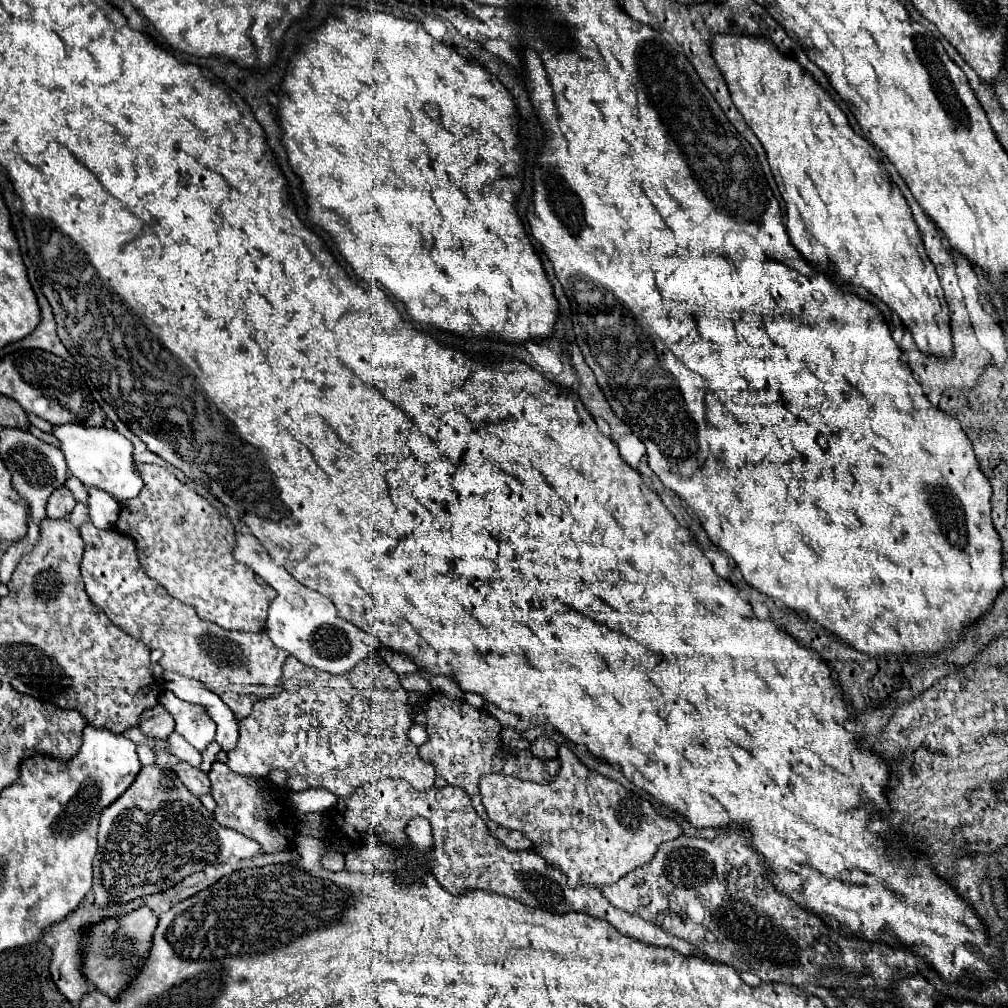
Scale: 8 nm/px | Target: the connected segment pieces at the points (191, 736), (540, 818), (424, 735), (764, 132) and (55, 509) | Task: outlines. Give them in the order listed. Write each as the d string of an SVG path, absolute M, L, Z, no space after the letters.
M168 690L160 696L160 704L172 714L175 720L175 731L180 735L186 735L188 742L199 752L202 752L210 742L214 741L216 724L206 714L202 706L188 704Z
M560 746L558 756L562 760L562 768L556 780L550 784L524 782L504 774L488 774L480 780L480 794L490 820L500 826L524 832L524 836L536 844L534 850L546 858L548 864L560 868L568 876L570 886L590 884L602 888L604 884L614 884L624 874L644 866L656 854L660 844L682 834L682 828L674 818L660 816L646 798L636 796L622 784L584 766L568 746Z
M414 724L414 728L410 728L410 740L416 744L416 746L422 746L422 744L426 744L428 742L428 732L426 732L426 728L424 726L420 726L420 724Z
M714 36L714 60L730 88L734 106L742 112L742 118L766 150L770 170L786 202L786 228L794 248L818 270L830 272L844 282L864 286L878 296L900 316L922 352L950 356L950 314L944 292L924 252L910 206L898 186L892 190L890 176L878 150L852 130L846 114L812 74L796 60L782 56L770 40L762 40L760 36Z
M58 488L52 492L52 496L48 500L46 514L48 514L48 518L66 518L72 512L74 504L76 504L76 500L74 500L72 492L66 488Z

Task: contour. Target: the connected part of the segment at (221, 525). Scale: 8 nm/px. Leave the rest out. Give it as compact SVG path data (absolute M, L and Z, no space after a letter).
M134 462L134 468L138 468L138 476L142 476L144 488L142 494L138 494L136 498L120 502L120 514L114 528L136 544L138 560L146 574L160 582L176 600L192 606L202 620L214 622L226 630L264 630L268 606L272 604L276 592L270 586L262 586L250 568L234 560L232 552L236 530L232 522L214 506L210 506L202 496L198 496L188 484L180 482L170 470L156 464L138 462Z

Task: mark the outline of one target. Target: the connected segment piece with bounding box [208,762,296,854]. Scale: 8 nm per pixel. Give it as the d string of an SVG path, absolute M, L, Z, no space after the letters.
M214 762L212 770L208 772L208 778L212 782L212 796L216 800L216 810L212 814L218 820L218 824L222 824L224 828L234 828L236 832L250 836L250 840L258 840L258 844L262 844L264 854L286 852L292 848L296 828L292 830L292 826L284 824L284 818L280 816L280 804L266 800L266 796L262 794L264 786L260 786L258 776L240 776L232 772L226 764Z

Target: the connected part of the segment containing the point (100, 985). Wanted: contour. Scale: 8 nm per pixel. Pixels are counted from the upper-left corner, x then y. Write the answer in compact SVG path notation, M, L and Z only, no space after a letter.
M140 906L126 916L112 916L98 924L86 926L80 936L82 974L86 982L96 990L102 990L112 1000L120 996L120 992L132 984L132 980L138 976L138 970L142 970L146 964L156 926L158 916L148 906Z

